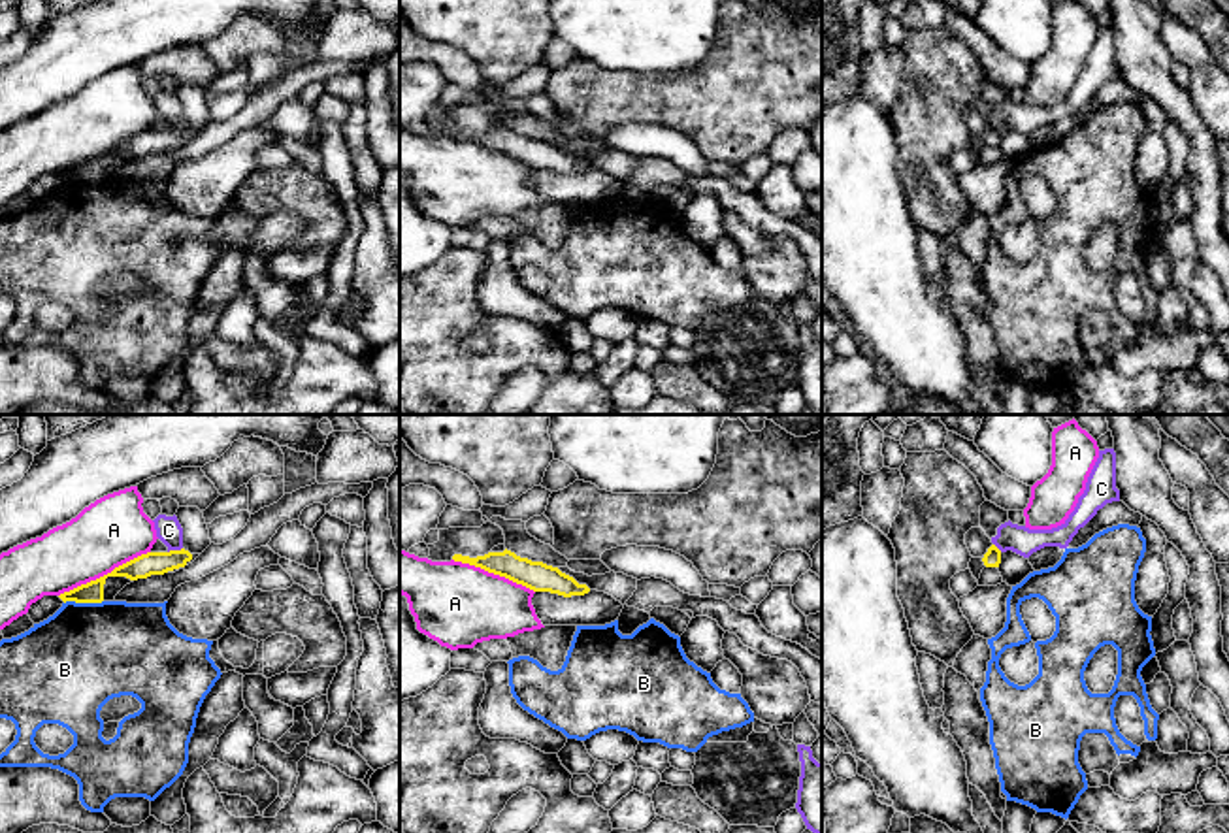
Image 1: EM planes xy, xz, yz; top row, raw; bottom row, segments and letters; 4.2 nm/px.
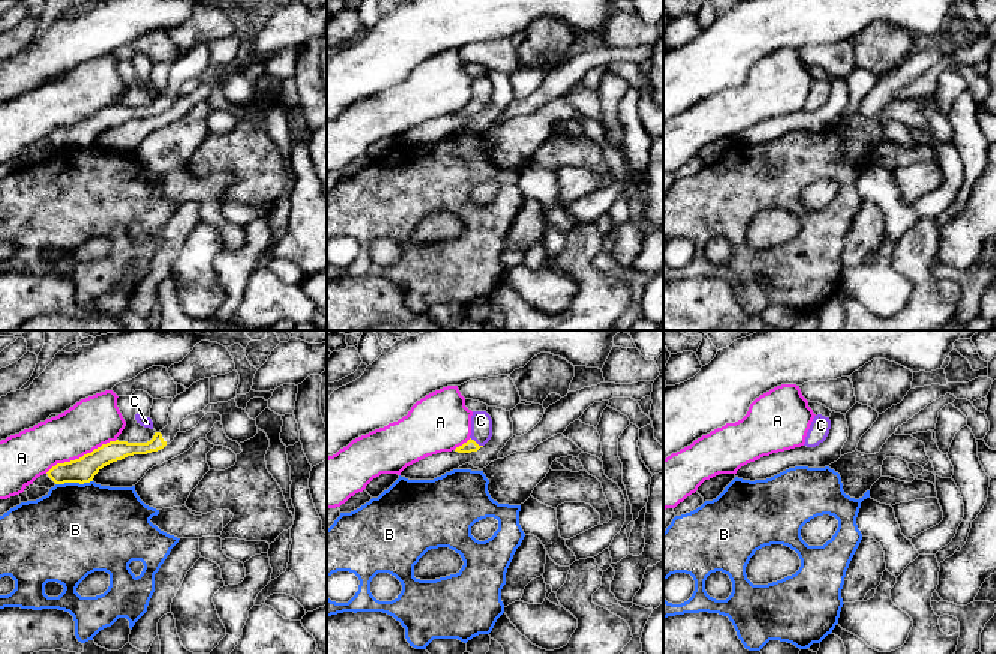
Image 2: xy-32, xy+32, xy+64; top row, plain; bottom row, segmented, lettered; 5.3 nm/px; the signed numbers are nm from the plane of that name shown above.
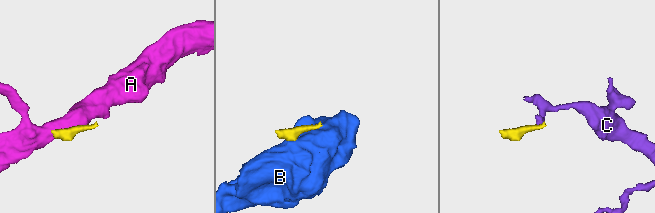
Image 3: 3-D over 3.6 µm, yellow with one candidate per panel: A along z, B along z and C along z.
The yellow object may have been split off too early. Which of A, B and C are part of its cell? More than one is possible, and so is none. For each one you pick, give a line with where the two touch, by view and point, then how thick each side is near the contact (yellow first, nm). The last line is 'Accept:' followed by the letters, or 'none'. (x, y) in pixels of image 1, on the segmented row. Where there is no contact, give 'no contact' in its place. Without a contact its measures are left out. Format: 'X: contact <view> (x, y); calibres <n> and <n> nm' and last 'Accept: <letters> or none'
C: contact xy (174, 551); calibres 100 and 110 nm
Accept: C

